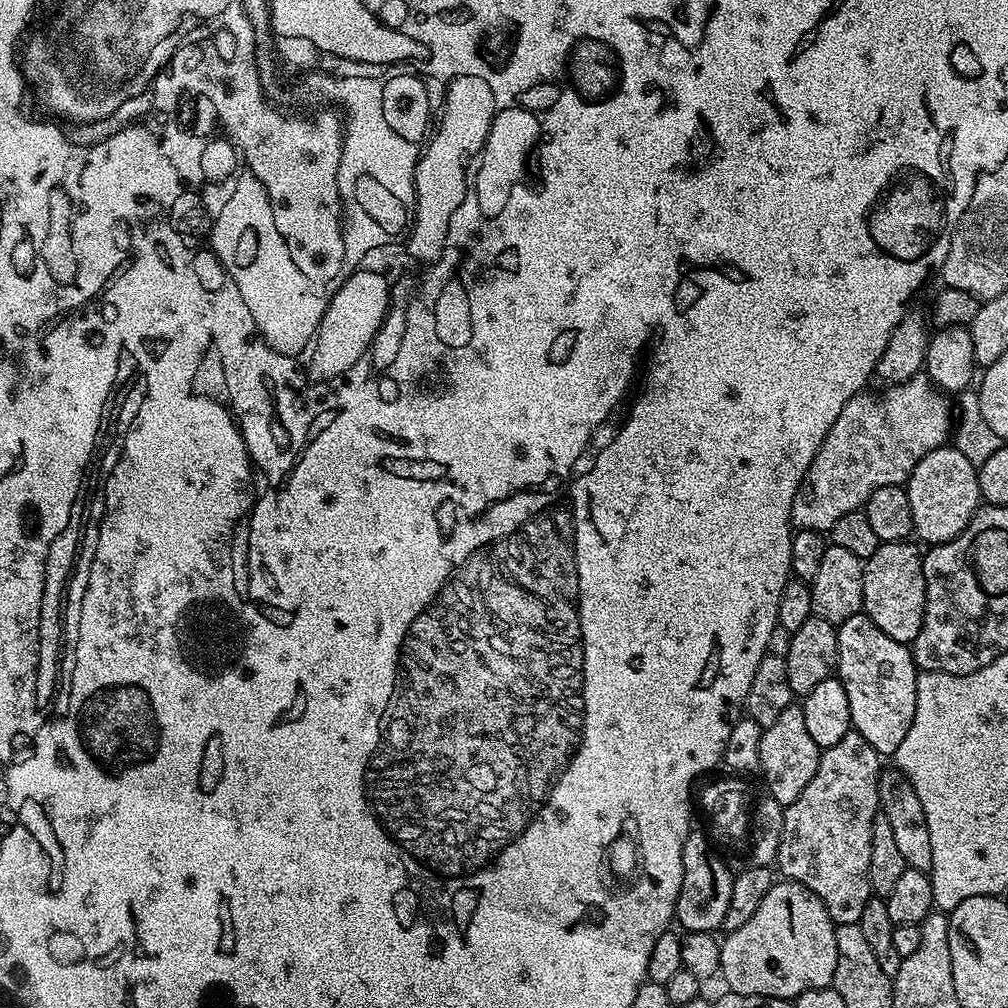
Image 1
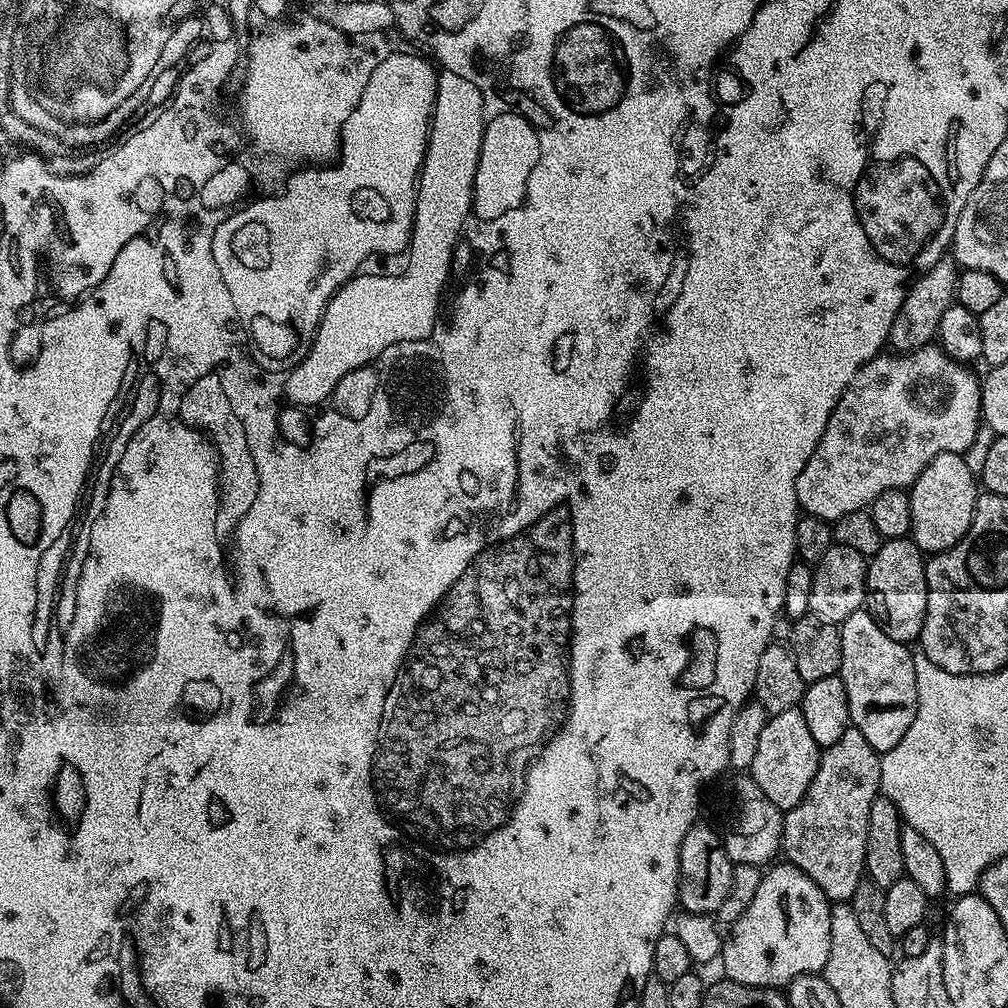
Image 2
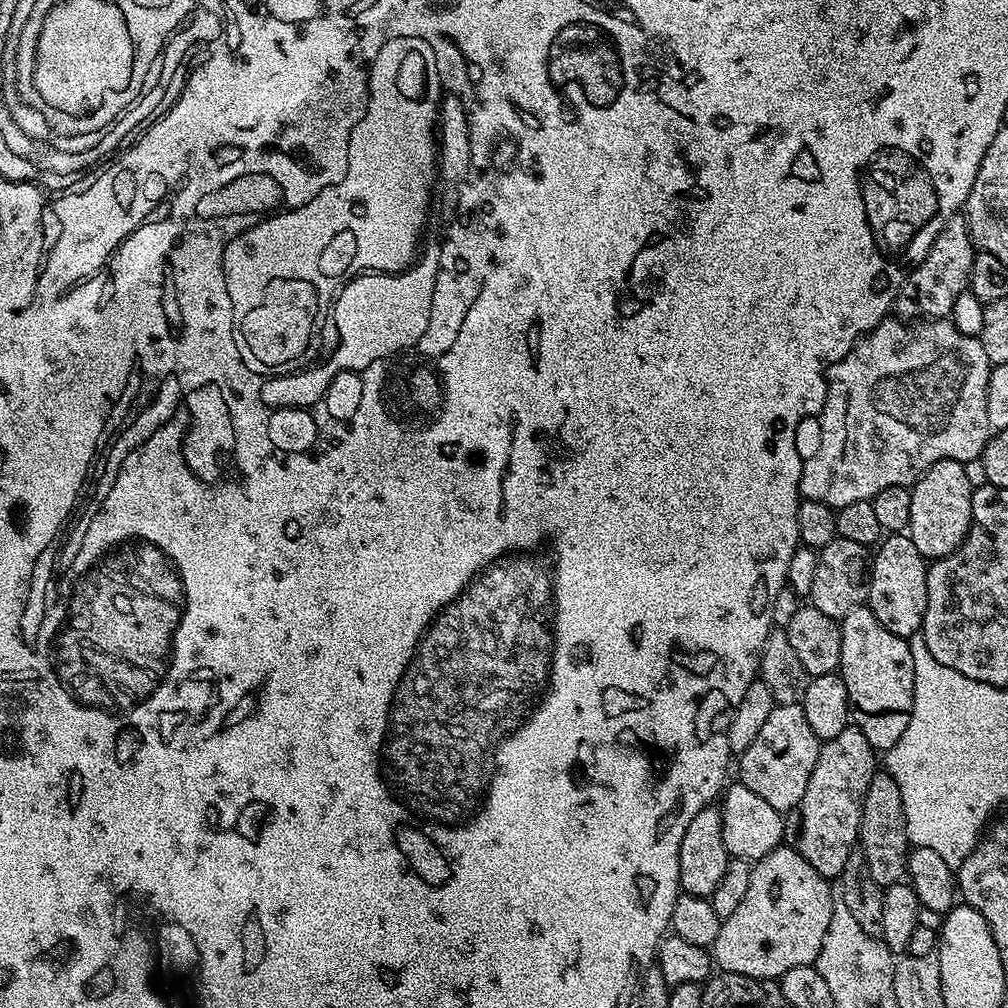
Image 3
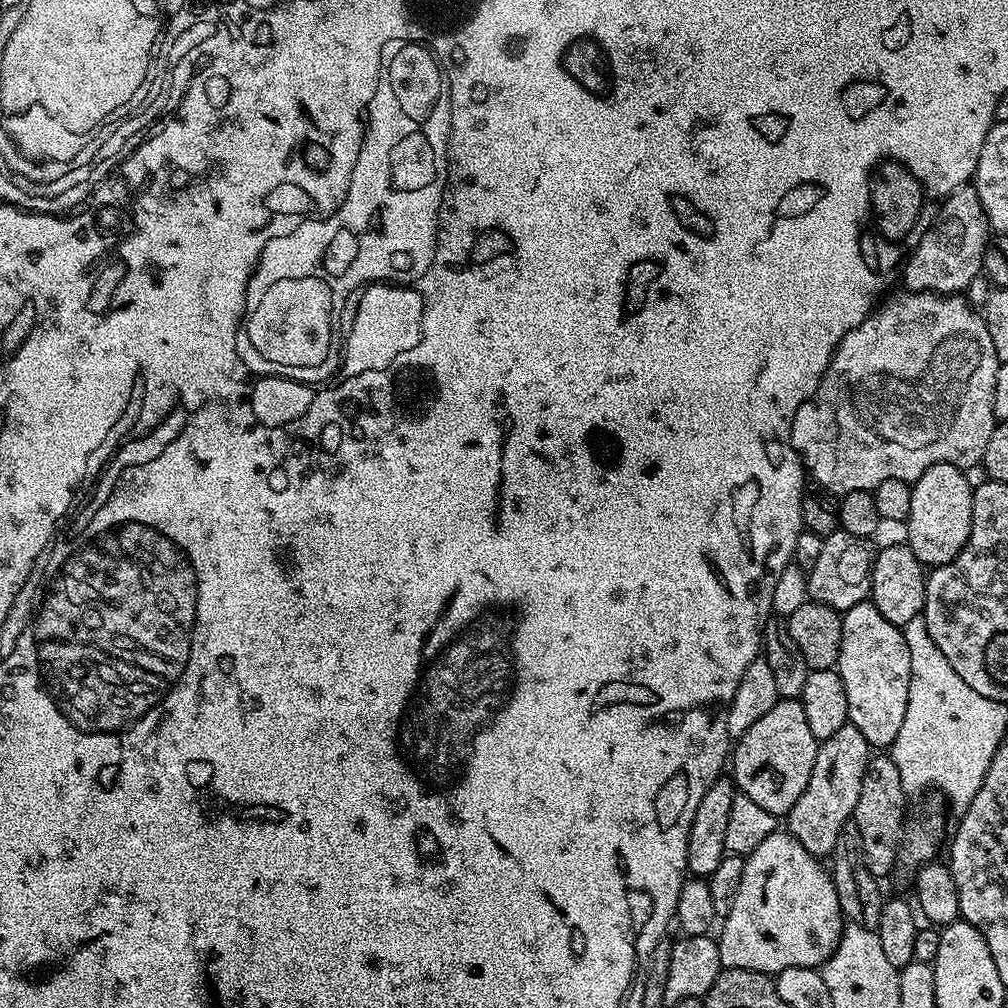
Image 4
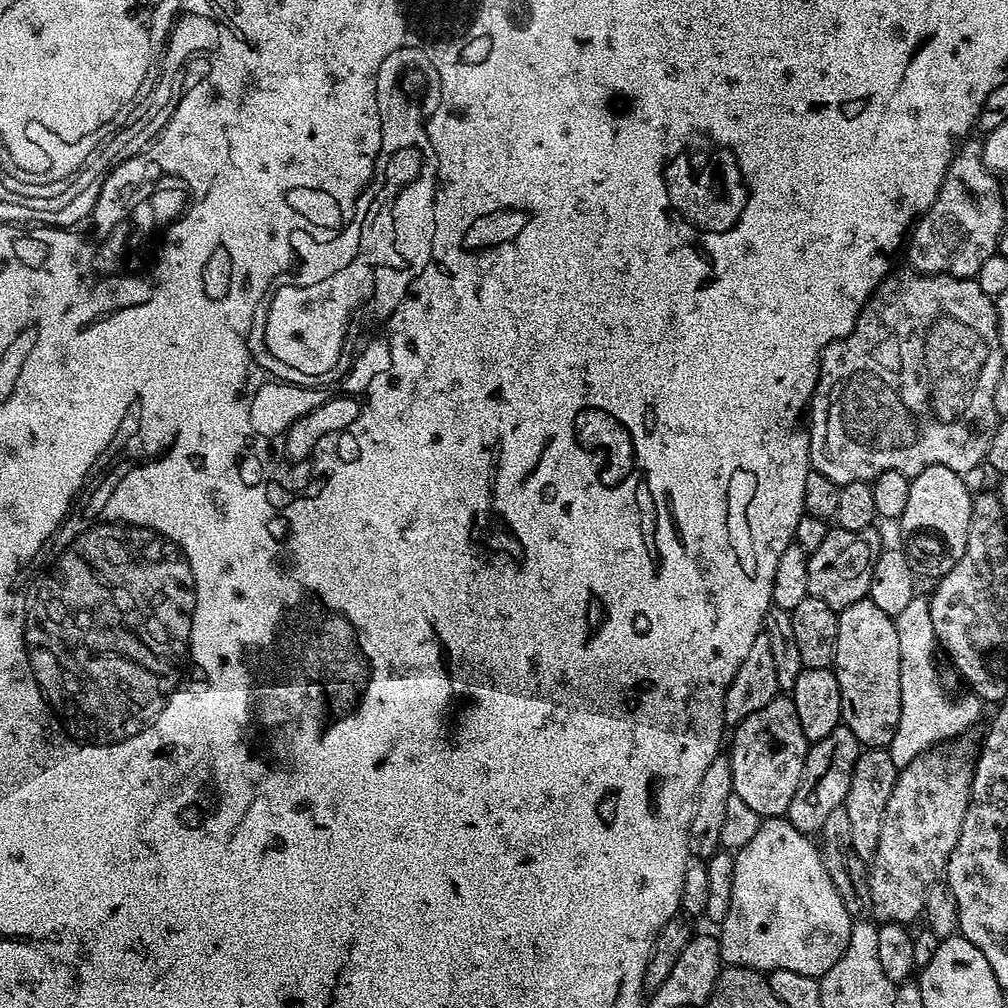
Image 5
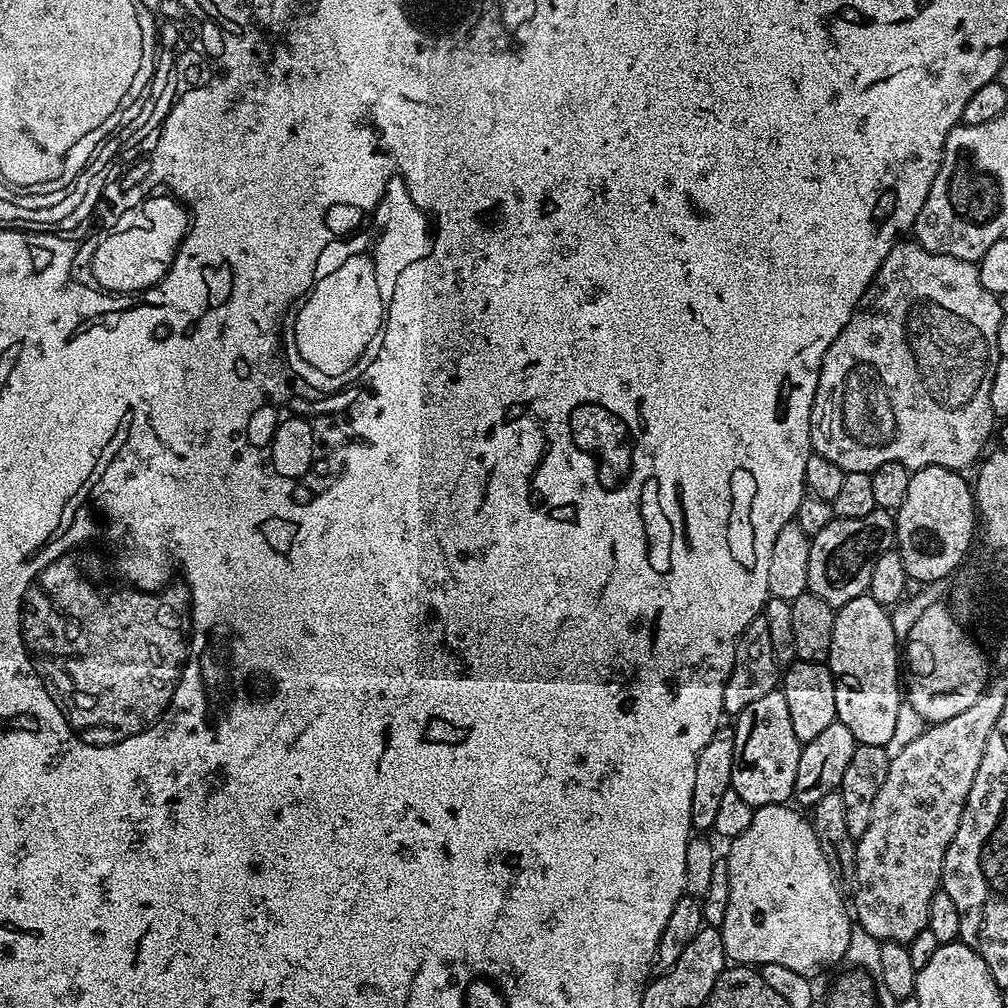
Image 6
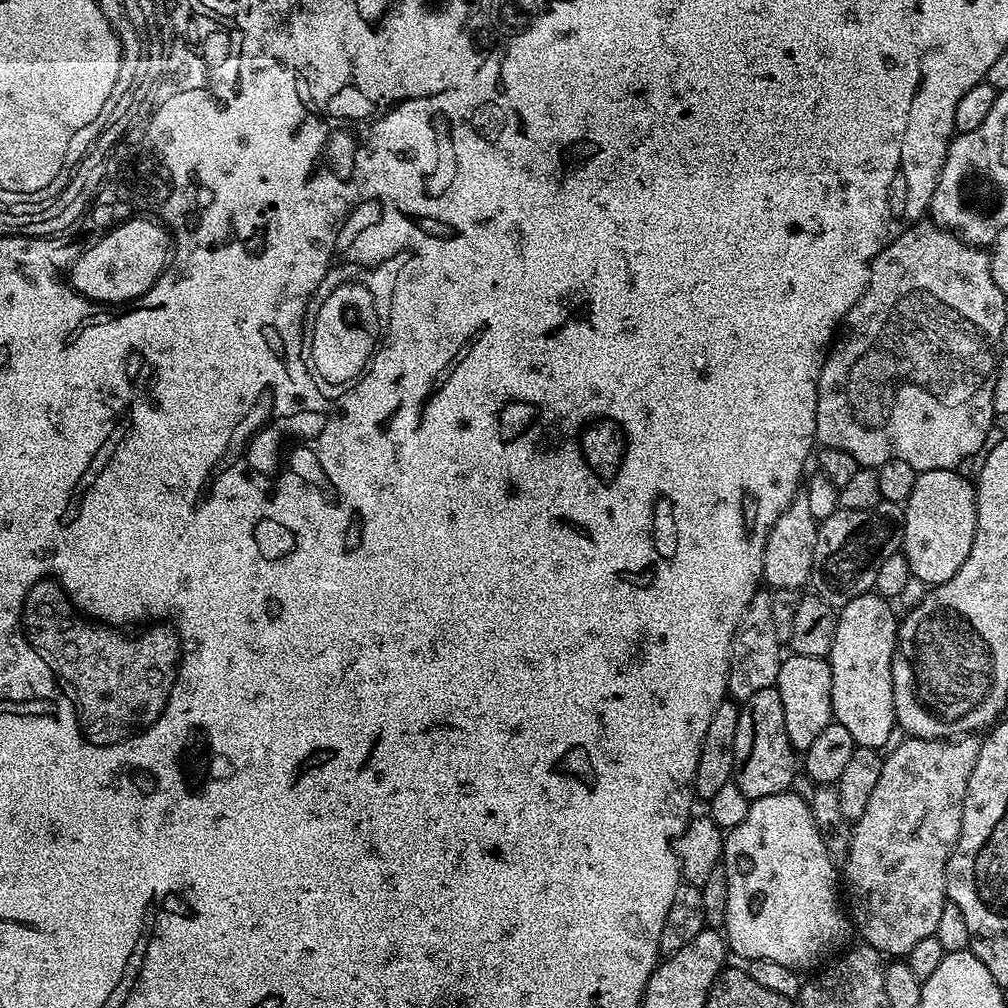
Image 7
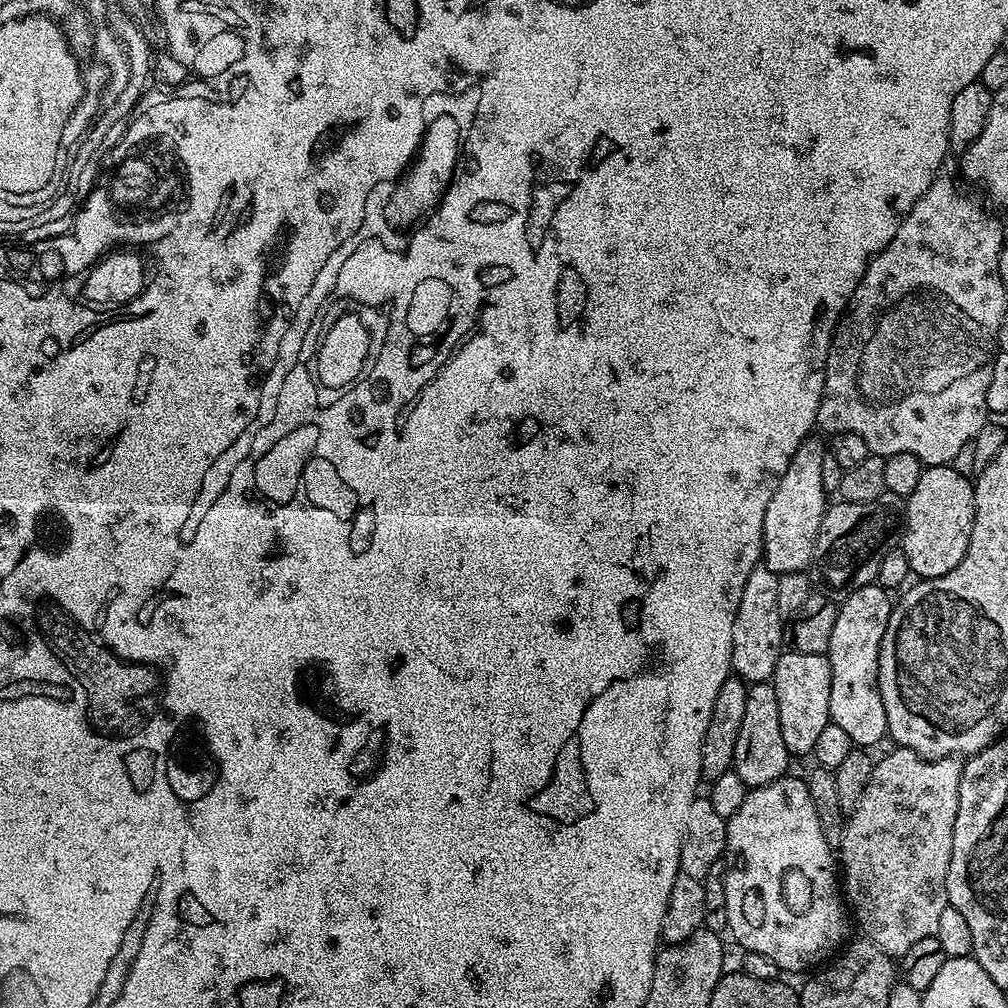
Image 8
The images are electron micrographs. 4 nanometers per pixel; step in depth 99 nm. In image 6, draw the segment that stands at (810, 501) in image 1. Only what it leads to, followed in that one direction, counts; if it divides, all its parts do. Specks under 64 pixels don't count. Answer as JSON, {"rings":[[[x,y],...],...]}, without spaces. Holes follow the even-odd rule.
{"rings":[[[897,242],[886,254],[882,266],[876,271],[872,285],[862,294],[856,312],[846,322],[842,334],[834,338],[830,350],[826,350],[820,367],[818,390],[814,394],[814,406],[810,414],[810,438],[812,451],[822,454],[829,462],[834,462],[843,472],[872,472],[885,462],[898,462],[909,470],[926,466],[942,466],[959,470],[967,464],[981,459],[985,451],[984,443],[988,435],[993,435],[994,417],[990,410],[990,386],[994,379],[994,369],[998,367],[1001,355],[998,350],[998,322],[1000,321],[1000,301],[986,286],[982,286],[980,269],[971,260],[950,258],[946,254],[927,252],[915,242]]]}

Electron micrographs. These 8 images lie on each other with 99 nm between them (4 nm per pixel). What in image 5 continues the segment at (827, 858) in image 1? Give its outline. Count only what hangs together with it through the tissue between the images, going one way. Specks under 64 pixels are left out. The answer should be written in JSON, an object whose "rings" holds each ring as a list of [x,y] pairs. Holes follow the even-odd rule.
{"rings":[[[843,723],[830,730],[826,738],[815,741],[809,747],[798,790],[794,790],[794,798],[790,798],[786,813],[788,821],[799,832],[819,833],[831,811],[844,807],[844,799],[850,790],[850,778],[854,774],[854,762],[858,762],[861,751],[862,745],[858,738],[854,738],[854,730],[850,730]]]}

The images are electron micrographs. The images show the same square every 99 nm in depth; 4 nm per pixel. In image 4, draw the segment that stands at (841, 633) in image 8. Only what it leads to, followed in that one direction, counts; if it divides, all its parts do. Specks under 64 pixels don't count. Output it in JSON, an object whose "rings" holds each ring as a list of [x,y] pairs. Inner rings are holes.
{"rings":[[[871,599],[843,613],[838,671],[846,686],[848,723],[862,730],[862,738],[873,749],[891,749],[910,698],[910,650],[906,650],[901,625],[882,618]]]}

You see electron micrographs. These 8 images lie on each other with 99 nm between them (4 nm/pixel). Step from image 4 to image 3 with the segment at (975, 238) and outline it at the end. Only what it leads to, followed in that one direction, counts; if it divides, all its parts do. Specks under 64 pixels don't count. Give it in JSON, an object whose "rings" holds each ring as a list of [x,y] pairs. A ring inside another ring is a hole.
{"rings":[[[960,214],[953,216],[950,222],[946,222],[942,234],[934,238],[930,254],[926,254],[926,258],[922,258],[922,262],[909,271],[907,280],[896,295],[895,315],[905,322],[912,322],[917,318],[951,317],[958,294],[969,291],[972,263],[977,251],[968,232],[967,219]]]}

